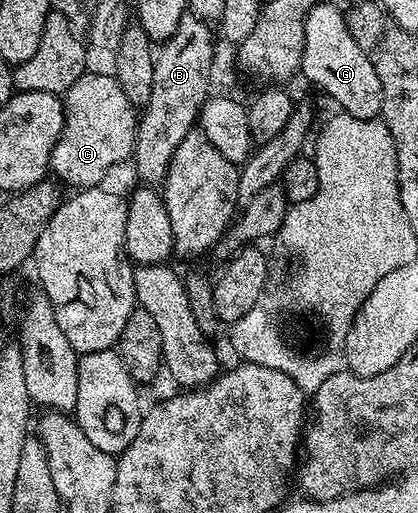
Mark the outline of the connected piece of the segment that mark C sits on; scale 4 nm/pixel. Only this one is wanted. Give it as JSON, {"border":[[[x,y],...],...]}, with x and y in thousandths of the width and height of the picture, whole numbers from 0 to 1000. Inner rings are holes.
{"border":[[[203,138],[177,168],[167,168],[163,179],[151,181],[153,197],[153,251],[139,269],[139,277],[124,294],[124,318],[120,322],[127,337],[136,335],[163,359],[175,359],[175,368],[199,370],[227,366],[251,357],[258,333],[275,320],[287,320],[297,310],[318,302],[325,285],[325,244],[330,240],[328,212],[292,183],[292,168],[282,168],[275,146],[249,140]]]}

